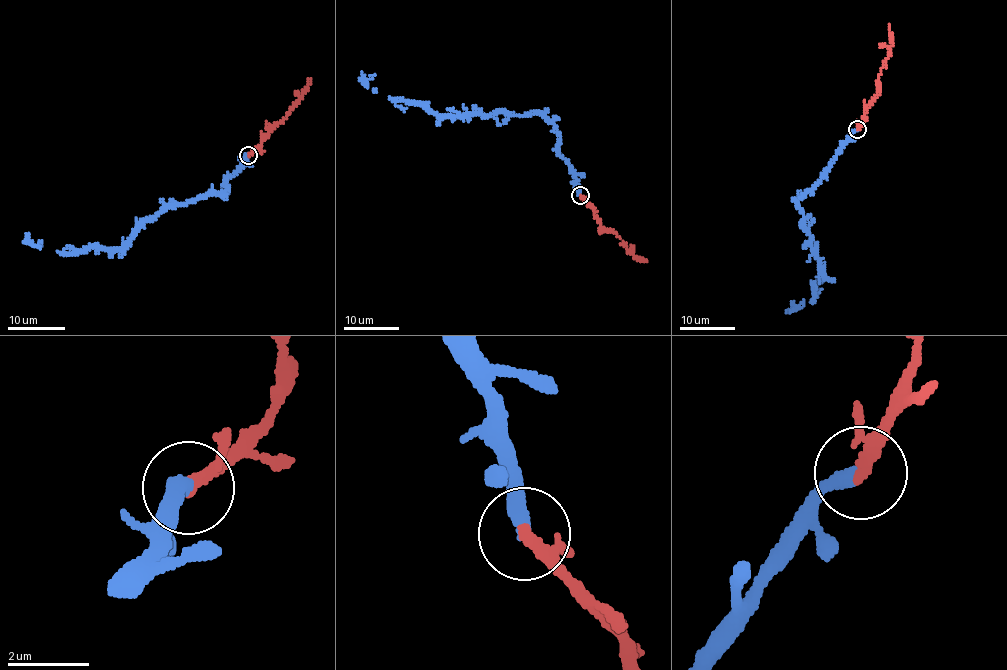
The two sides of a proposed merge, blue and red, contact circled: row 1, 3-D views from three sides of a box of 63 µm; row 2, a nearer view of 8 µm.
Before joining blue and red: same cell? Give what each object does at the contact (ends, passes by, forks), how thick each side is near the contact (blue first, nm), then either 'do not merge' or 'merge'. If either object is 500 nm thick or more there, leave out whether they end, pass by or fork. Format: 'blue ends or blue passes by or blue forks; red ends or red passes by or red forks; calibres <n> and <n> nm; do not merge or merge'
blue ends; red passes by; calibres 360 and 240 nm; merge

